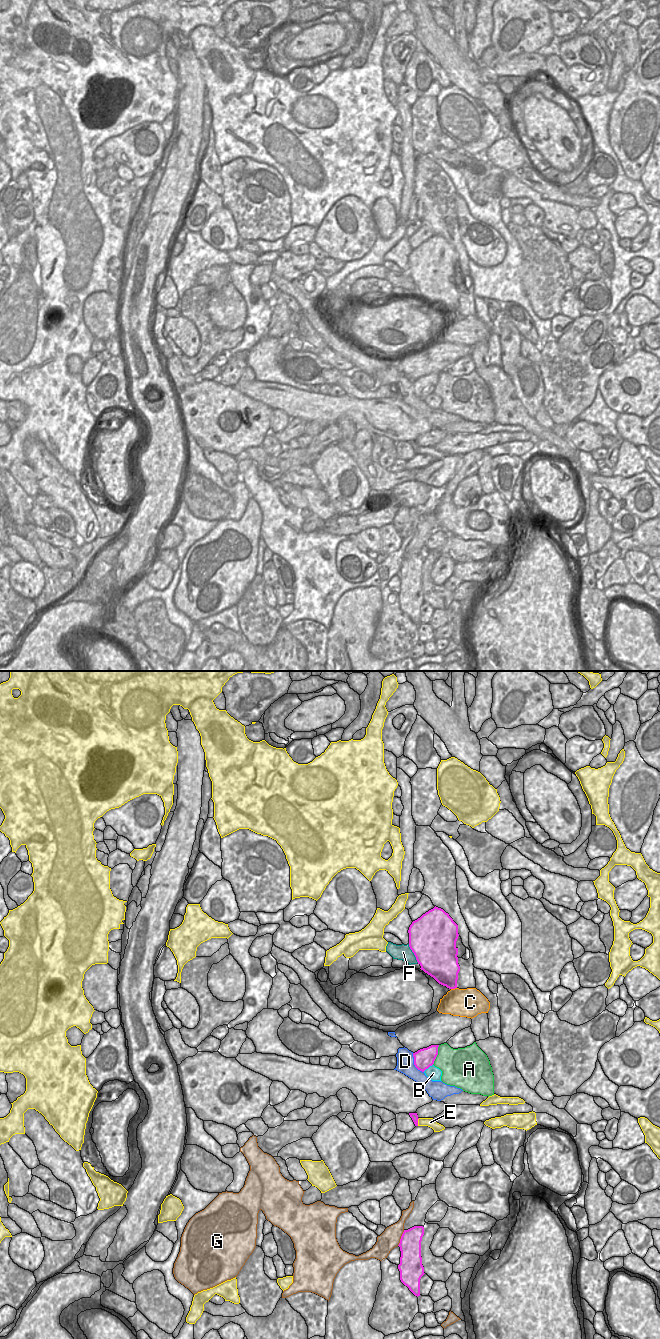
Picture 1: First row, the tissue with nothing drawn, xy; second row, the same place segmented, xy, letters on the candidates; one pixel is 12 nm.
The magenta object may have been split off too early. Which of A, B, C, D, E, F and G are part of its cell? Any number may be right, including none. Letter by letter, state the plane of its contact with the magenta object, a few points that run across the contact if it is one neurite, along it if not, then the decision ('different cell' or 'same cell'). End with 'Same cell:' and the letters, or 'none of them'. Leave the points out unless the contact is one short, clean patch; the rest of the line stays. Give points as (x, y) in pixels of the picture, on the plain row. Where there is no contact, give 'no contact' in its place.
A: meets magenta in xy; different cell
B: meets magenta in xy; different cell
C: meets magenta in xy; different cell
D: meets magenta in xy; line xy (412, 381), (414, 393), (423, 400); different cell
E: meets magenta in xy; different cell
F: meets magenta in xy; different cell
G: meets magenta in xy; line xy (404, 558), (397, 573); different cell
Same cell: none of them

